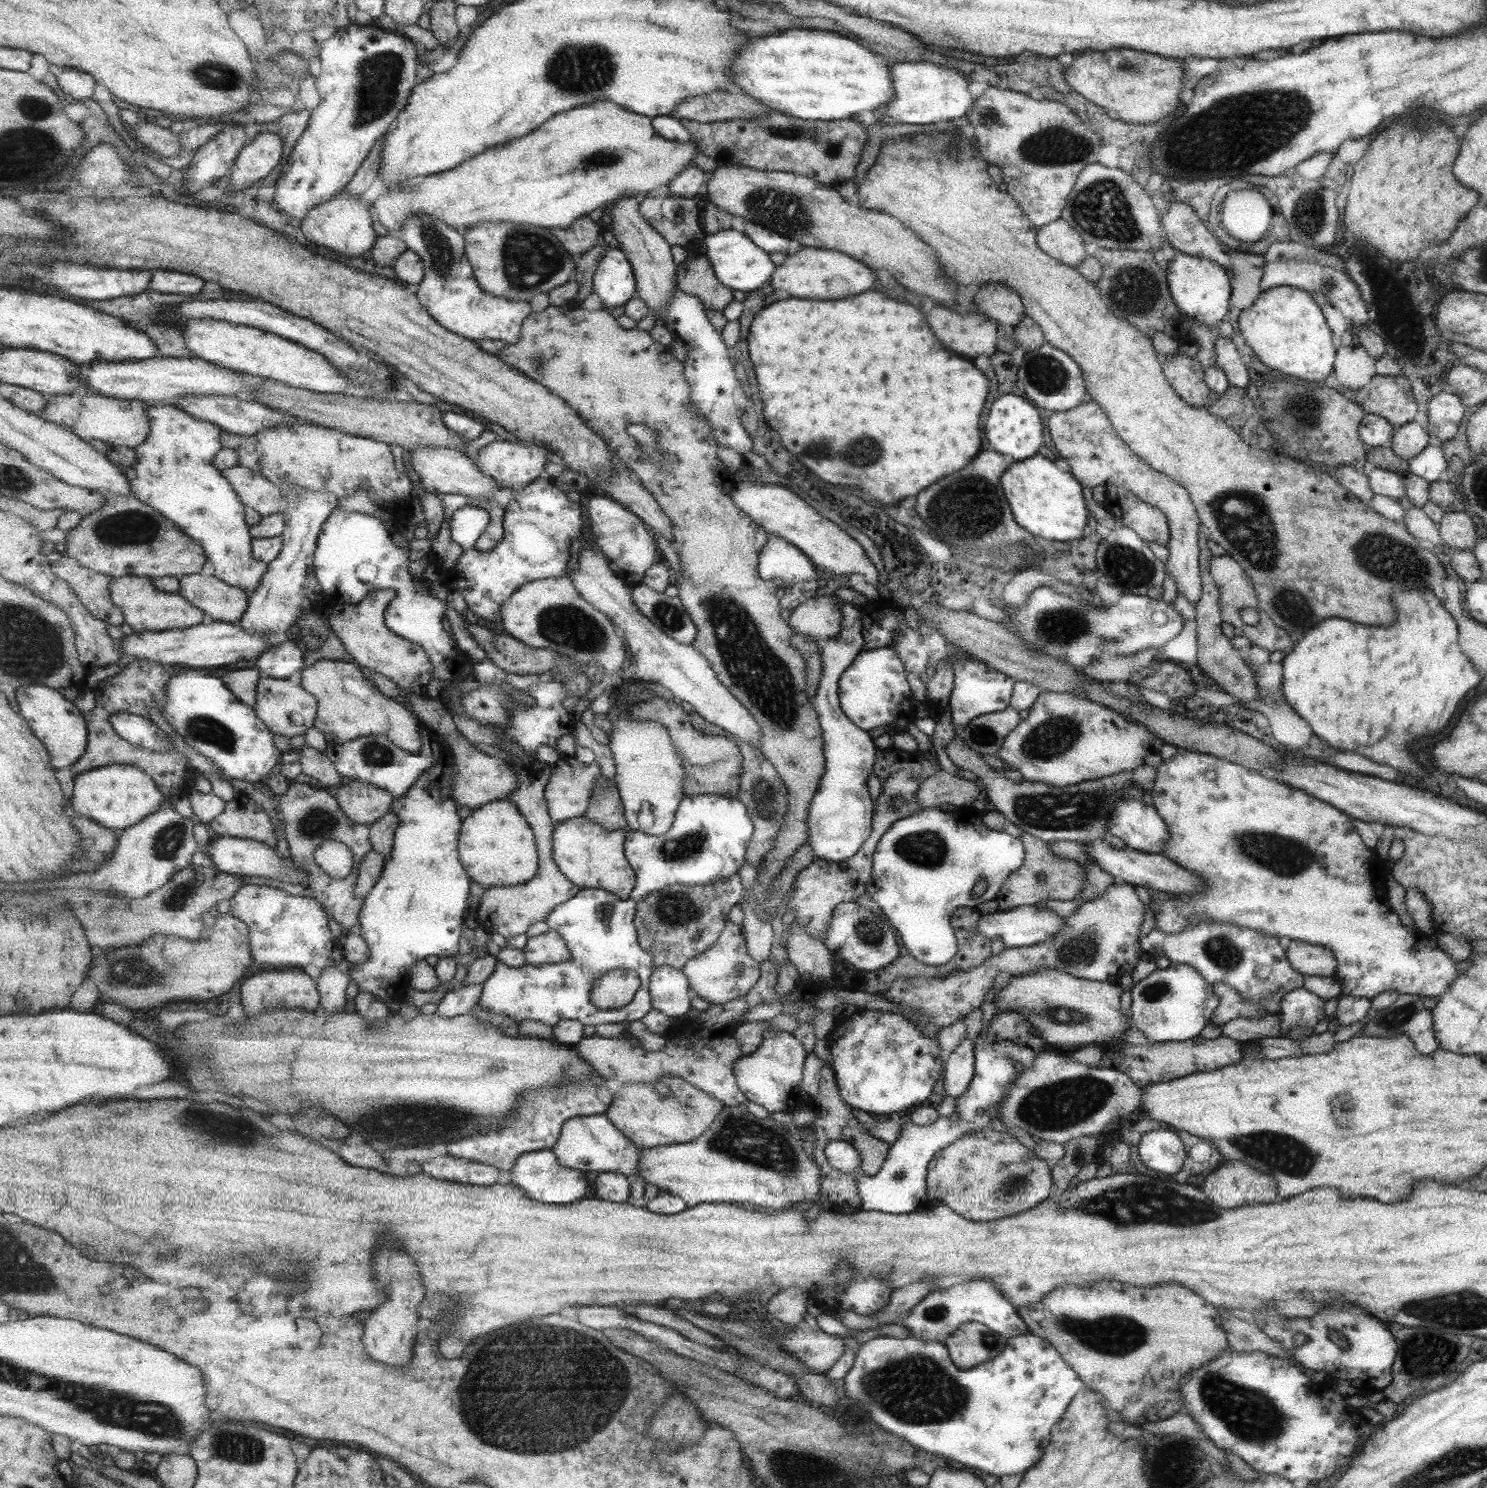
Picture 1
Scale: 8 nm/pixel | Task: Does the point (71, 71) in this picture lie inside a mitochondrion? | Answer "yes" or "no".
no

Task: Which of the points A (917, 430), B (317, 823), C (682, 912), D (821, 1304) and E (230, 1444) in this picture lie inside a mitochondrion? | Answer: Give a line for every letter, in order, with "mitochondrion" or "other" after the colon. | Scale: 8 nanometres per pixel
A: other
B: mitochondrion
C: mitochondrion
D: other
E: mitochondrion

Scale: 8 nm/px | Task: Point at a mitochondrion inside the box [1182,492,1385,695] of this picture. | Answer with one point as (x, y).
(1298, 614)

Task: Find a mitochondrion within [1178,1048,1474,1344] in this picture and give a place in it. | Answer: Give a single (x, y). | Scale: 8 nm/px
(1277, 1146)

